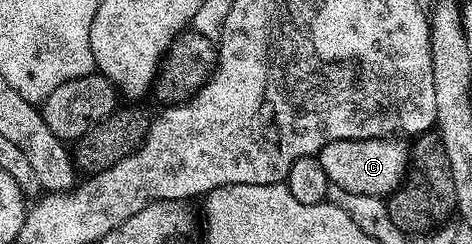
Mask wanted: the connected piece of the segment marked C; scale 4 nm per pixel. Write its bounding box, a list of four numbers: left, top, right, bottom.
[318,136,410,199]

